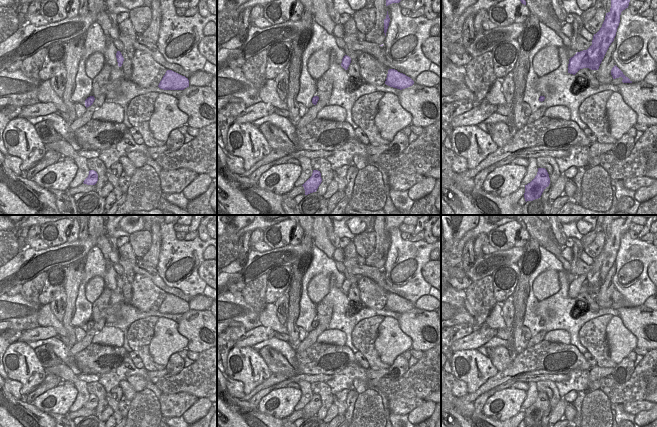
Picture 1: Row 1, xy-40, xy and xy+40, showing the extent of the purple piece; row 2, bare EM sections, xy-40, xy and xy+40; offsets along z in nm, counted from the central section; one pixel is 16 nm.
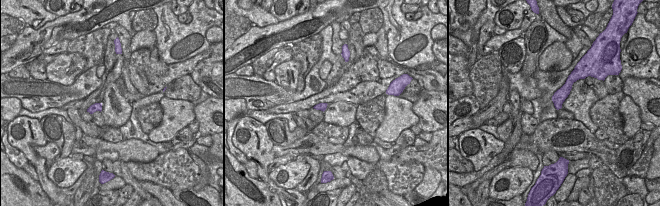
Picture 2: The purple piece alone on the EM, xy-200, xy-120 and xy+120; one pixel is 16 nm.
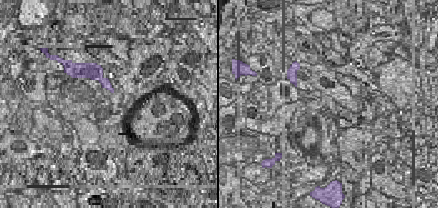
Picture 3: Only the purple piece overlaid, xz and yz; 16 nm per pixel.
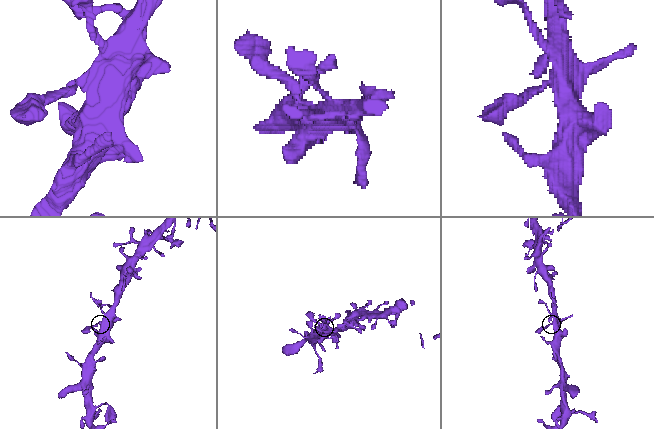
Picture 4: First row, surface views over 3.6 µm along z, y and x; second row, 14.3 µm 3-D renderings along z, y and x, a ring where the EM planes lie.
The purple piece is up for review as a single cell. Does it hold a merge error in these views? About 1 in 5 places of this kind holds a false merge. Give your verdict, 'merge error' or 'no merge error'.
no merge error

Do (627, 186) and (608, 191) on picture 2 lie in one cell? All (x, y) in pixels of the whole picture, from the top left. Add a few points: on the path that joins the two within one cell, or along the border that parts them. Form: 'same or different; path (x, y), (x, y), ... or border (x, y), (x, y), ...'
different; border (620, 179), (620, 189), (617, 195)

